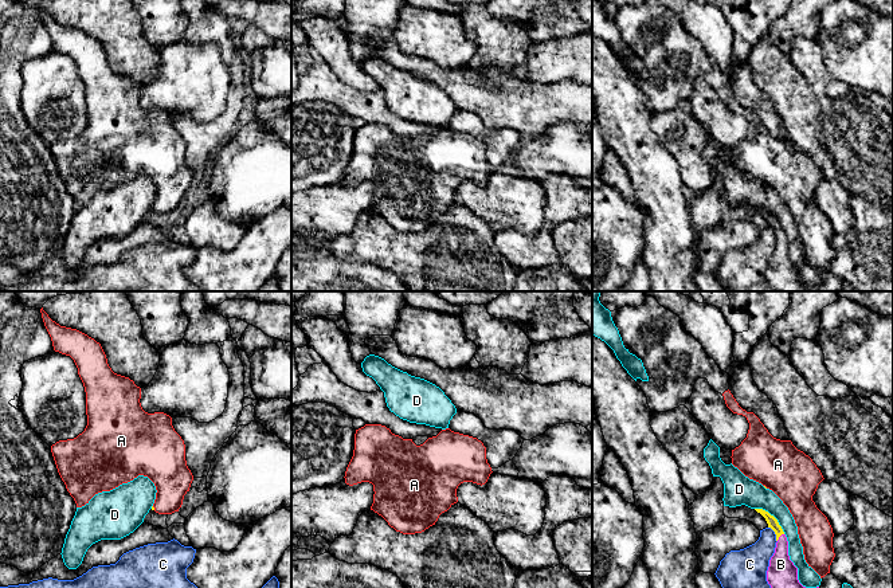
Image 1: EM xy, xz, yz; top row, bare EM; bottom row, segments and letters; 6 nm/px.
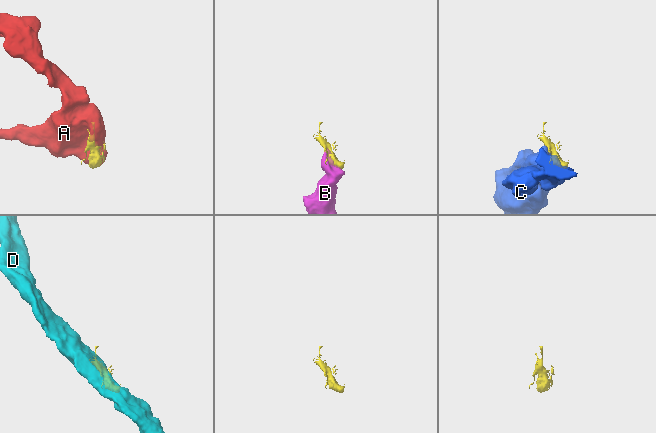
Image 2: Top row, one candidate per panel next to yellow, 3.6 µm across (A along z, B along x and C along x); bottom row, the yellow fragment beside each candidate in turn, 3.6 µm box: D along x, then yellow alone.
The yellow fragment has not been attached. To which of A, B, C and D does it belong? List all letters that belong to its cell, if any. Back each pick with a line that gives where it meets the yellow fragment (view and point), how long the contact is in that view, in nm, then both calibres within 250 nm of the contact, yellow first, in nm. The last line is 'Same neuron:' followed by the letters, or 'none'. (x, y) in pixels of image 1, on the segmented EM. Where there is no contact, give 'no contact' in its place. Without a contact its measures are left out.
A: meets yellow in xy at (153, 508); contact 30 nm long; 20 nm thick on the yellow side, 240 nm on the other
B: meets yellow in yz at (779, 536); contact 60 nm long; 70 nm thick on the yellow side, 180 nm on the other
Same neuron: A, B

